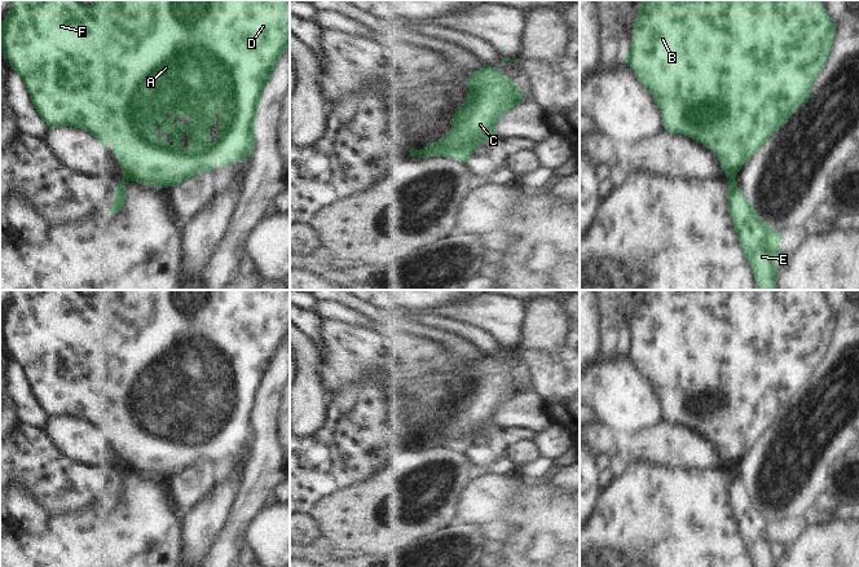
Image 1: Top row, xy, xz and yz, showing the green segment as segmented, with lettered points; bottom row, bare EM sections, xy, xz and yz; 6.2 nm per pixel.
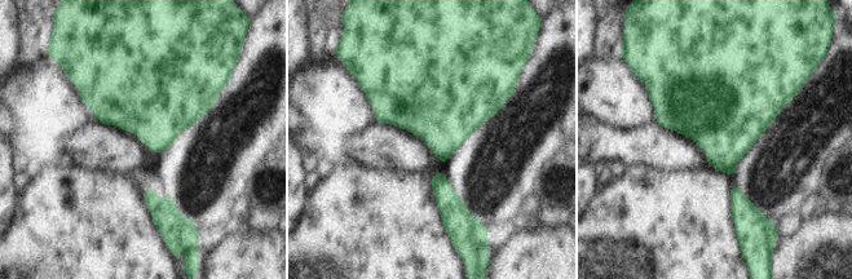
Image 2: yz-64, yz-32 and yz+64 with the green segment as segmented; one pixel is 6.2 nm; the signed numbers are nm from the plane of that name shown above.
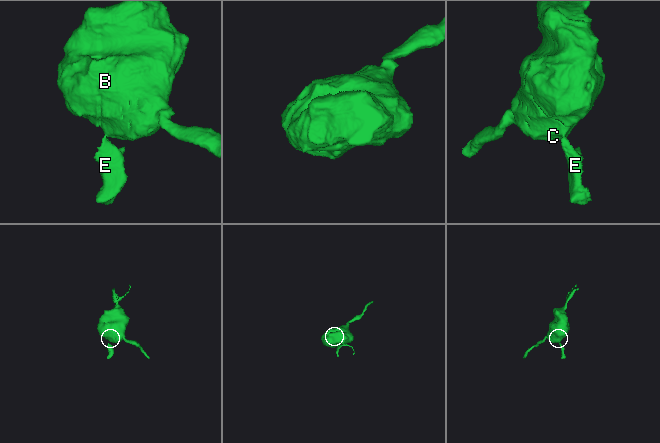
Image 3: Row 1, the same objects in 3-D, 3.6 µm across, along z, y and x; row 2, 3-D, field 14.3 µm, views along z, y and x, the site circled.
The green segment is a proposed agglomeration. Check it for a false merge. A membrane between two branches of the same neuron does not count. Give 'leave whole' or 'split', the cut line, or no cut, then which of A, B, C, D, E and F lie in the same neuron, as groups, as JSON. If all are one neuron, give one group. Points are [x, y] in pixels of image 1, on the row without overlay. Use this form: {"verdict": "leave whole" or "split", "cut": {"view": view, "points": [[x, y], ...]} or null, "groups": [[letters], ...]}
{"verdict": "split", "cut": {"view": "yz", "points": [[728, 469], [734, 470]]}, "groups": [["A", "B", "C", "D", "F"], ["E"]]}

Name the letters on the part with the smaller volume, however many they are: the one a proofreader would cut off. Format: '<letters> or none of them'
E

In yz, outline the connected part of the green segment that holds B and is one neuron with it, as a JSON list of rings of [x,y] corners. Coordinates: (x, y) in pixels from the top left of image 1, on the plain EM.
[[[640,290],[639,306],[633,312],[634,328],[625,352],[635,361],[640,374],[652,384],[661,400],[665,419],[688,426],[713,440],[726,463],[735,470],[737,462],[754,443],[784,416],[802,392],[810,388],[810,378],[827,352],[837,313],[827,304],[821,290]]]

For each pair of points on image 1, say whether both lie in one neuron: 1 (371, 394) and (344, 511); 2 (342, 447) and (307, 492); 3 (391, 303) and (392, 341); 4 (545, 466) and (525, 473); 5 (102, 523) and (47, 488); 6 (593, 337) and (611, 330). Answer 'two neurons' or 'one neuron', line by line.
1: two neurons
2: one neuron
3: two neurons
4: one neuron
5: two neurons
6: two neurons

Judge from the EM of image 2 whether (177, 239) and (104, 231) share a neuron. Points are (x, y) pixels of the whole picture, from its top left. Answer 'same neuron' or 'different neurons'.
different neurons

